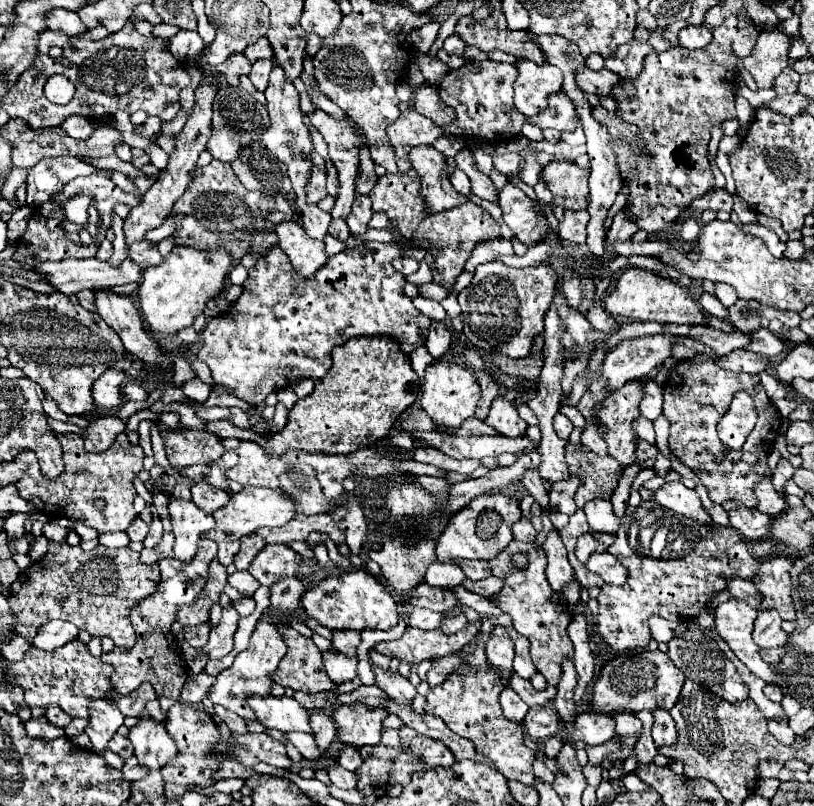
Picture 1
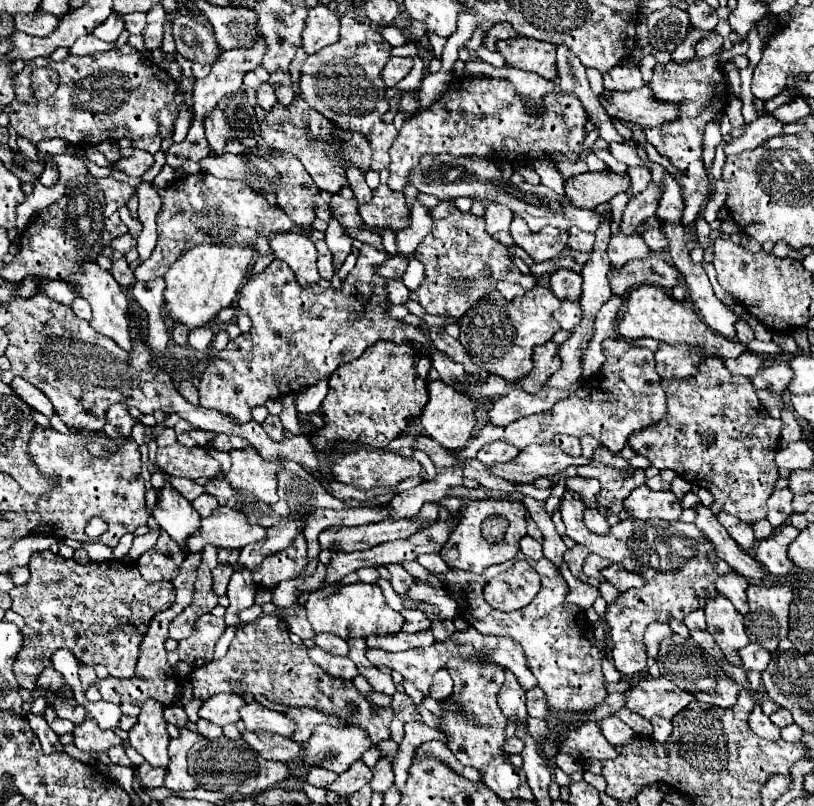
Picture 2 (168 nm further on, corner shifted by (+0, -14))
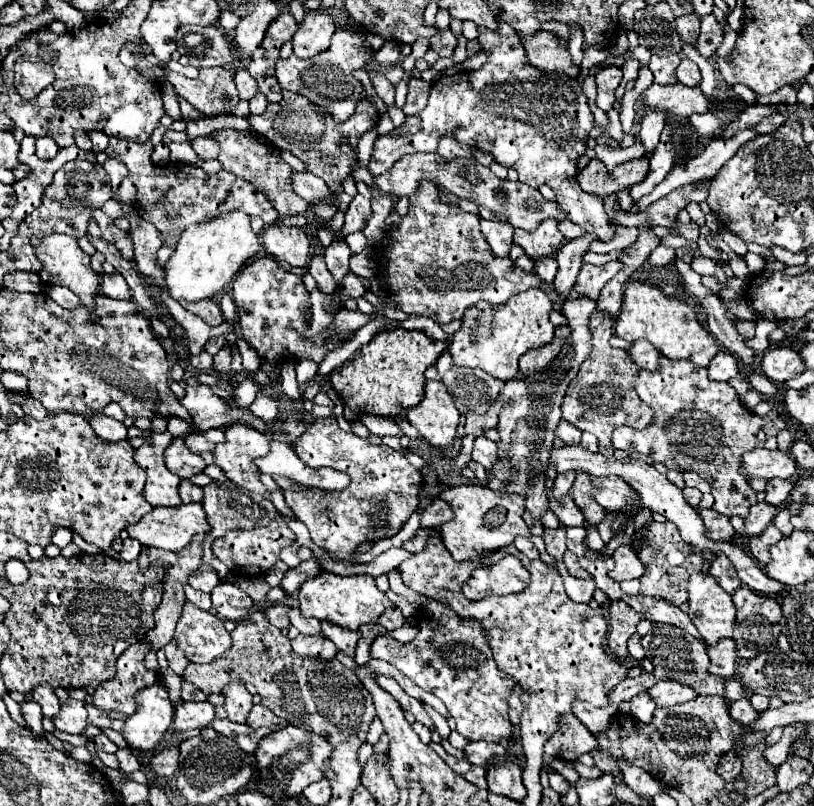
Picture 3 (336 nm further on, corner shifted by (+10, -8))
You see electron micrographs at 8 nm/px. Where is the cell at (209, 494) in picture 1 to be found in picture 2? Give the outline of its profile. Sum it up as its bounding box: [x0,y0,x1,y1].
[193,493,219,517]

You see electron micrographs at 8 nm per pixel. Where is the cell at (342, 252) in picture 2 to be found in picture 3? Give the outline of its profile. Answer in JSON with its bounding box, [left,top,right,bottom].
[325,241,351,281]

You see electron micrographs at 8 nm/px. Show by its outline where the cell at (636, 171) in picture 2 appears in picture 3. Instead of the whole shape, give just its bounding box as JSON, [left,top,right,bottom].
[641,111,665,157]

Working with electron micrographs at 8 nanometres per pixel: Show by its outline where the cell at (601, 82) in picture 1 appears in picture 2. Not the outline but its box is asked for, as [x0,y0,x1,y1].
[601,87,679,127]

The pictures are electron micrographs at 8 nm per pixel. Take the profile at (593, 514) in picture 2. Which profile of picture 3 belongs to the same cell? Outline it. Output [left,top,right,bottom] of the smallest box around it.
[549,495,587,527]

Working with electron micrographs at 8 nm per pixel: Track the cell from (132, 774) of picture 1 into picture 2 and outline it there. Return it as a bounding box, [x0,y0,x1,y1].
[139,763,167,787]

